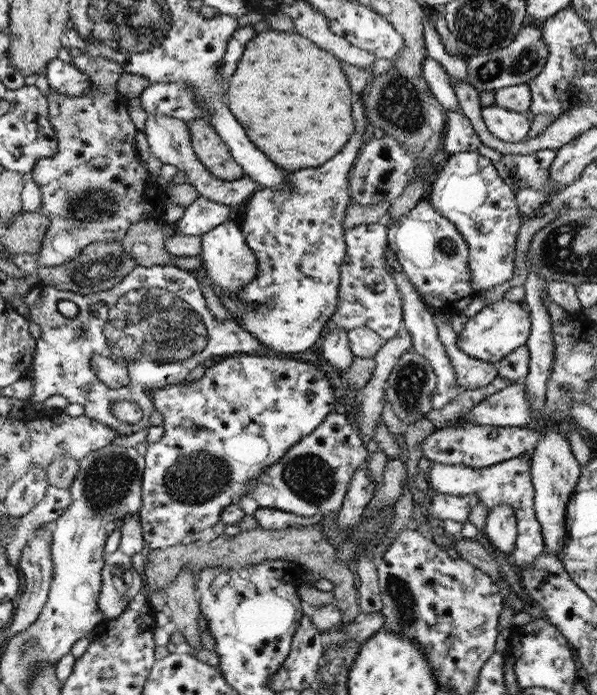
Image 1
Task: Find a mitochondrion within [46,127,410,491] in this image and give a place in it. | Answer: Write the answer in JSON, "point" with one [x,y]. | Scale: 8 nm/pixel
{"point":[152,329]}

